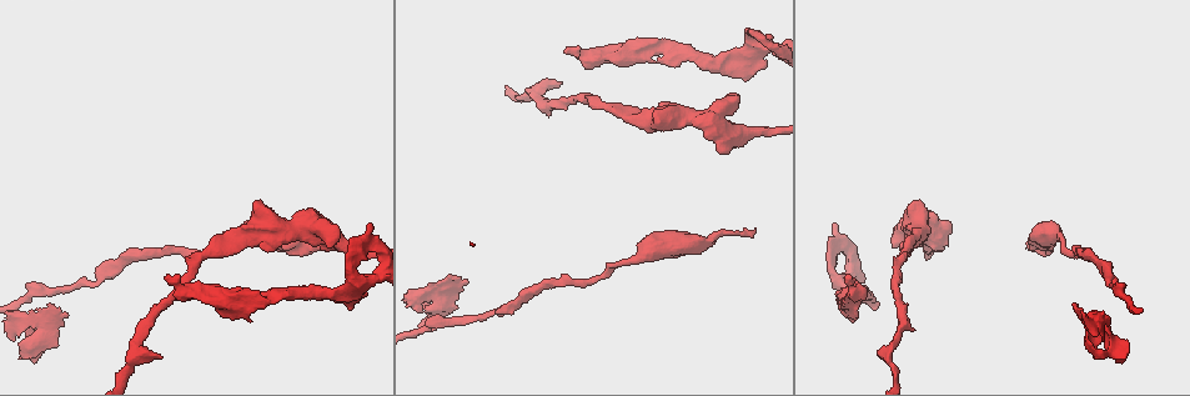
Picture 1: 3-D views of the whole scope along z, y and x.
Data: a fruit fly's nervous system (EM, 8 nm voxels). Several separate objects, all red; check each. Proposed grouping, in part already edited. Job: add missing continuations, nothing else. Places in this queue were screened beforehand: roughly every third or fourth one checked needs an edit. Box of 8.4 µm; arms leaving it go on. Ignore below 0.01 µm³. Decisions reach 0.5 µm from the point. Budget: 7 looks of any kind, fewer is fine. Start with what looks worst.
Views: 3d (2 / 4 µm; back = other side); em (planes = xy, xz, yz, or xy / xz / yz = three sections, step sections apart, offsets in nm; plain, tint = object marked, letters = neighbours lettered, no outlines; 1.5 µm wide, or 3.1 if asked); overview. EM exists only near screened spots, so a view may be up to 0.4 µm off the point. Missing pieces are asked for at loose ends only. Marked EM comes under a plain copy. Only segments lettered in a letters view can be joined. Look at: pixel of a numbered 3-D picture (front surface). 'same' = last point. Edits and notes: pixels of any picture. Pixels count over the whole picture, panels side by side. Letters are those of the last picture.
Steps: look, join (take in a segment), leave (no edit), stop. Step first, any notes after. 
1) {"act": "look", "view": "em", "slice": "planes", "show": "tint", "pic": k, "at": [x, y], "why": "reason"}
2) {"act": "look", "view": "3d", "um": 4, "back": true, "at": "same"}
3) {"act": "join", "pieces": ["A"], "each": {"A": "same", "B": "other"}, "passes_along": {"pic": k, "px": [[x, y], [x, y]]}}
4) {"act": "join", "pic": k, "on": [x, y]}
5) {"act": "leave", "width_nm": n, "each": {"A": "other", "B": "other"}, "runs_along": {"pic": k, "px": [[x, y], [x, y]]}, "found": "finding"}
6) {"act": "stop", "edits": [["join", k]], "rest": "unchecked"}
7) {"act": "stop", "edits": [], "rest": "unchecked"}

{"act": "look", "view": "3d", "um": 4, "pic": 1, "at": [752, 231], "why": "free end"}

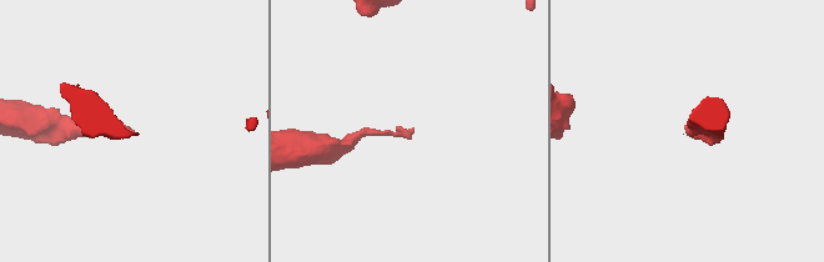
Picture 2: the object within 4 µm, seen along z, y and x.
{"act": "look", "view": "em", "slice": "planes", "show": "letters", "pic": 2, "at": [133, 131], "why": "now the EM"}

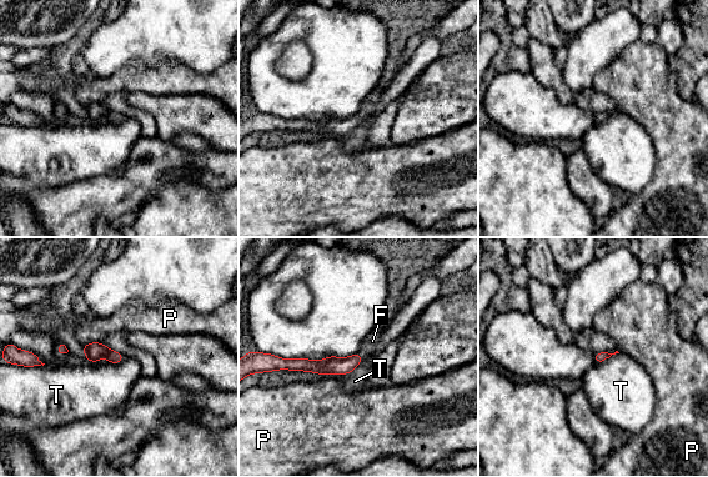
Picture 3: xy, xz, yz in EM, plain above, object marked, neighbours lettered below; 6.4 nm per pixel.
{"act": "join", "pic": 3, "on": [372, 341], "each": {"F": "same", "P": "other", "T": "other"}, "passes_along": {"pic": 3, "px": [[334, 365], [360, 355], [372, 341]]}, "found": "it goes on there"}

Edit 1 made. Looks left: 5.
{"act": "look", "view": "em", "slice": "xz", "step": 4, "show": "letters", "pic": 1, "at": [884, 357], "why": "free end"}

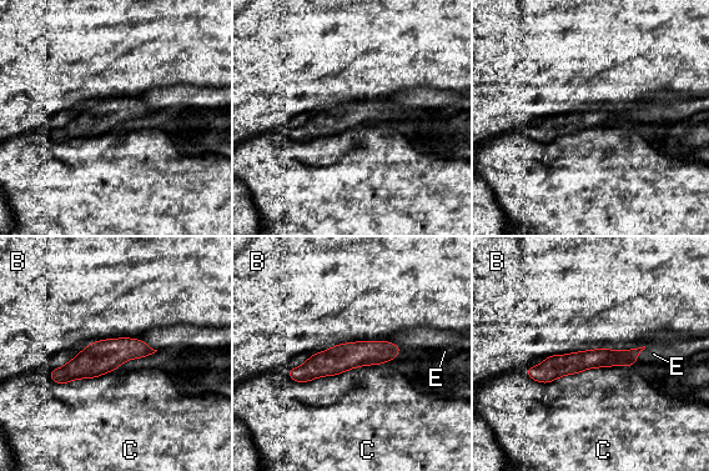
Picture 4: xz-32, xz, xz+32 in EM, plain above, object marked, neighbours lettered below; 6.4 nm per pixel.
{"act": "join", "pic": 4, "on": [653, 354], "each": {"B": "other", "C": "other", "E": "same"}, "passes_along": {"pic": 4, "px": [[602, 357], [638, 355], [653, 354]]}, "found": "the neuron continues"}

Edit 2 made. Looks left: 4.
{"act": "look", "view": "3d", "um": 4, "pic": 1, "at": [744, 79], "why": "an open end"}

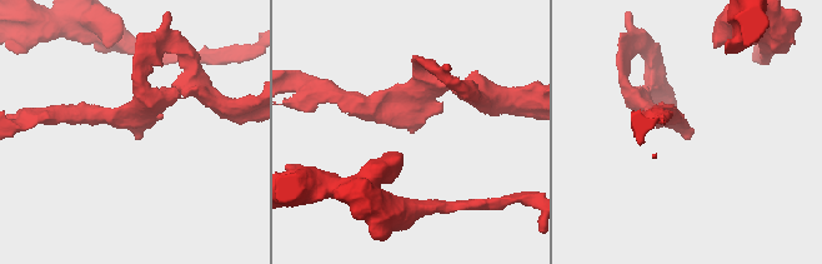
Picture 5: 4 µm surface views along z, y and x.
{"act": "look", "view": "em", "slice": "planes", "show": "letters", "pic": 5, "at": [414, 131]}

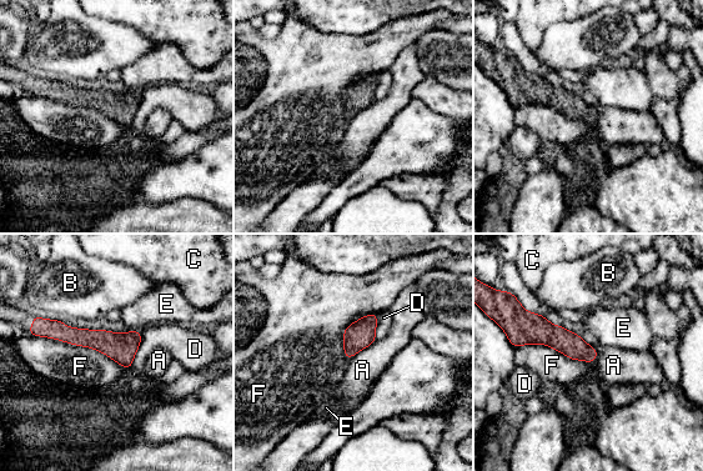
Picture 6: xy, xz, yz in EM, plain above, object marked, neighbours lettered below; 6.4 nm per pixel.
{"act": "leave", "each": {"A": "other", "B": "other", "C": "other", "D": "other", "E": "other", "F": "other"}, "border": {"pic": 6, "px": [[376, 339], [347, 360]]}, "found": "no lettered segment goes on from it"}

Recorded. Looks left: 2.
{"act": "stop", "edits": [["join", 3], ["join", 4]], "rest": "unchecked"}

